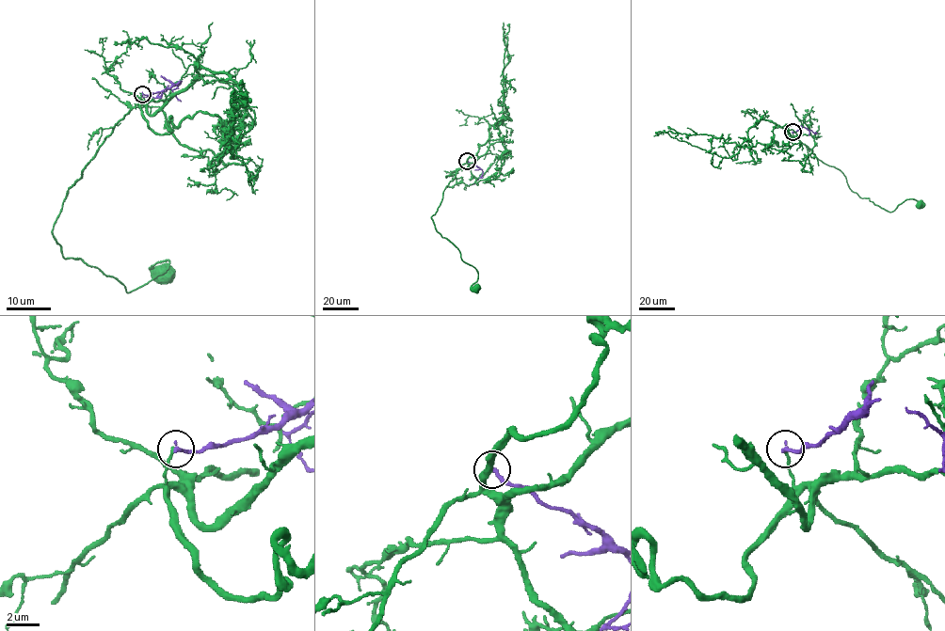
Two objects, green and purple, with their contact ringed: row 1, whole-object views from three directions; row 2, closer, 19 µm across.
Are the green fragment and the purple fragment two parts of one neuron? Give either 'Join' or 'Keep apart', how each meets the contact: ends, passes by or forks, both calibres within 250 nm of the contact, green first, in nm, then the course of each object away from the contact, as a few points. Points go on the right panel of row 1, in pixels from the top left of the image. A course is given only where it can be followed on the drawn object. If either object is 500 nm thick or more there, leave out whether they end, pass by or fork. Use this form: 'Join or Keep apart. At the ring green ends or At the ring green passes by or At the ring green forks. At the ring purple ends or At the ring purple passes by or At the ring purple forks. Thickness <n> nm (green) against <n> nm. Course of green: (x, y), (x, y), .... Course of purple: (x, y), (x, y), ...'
Keep apart. At the ring green ends. At the ring purple ends. Thickness 160 nm (green) against 260 nm. Course of green: (792, 132), (819, 159), (838, 168), (848, 187), (859, 197), (889, 212), (905, 200), (920, 203). Course of purple: (792, 132), (804, 127), (817, 133)

